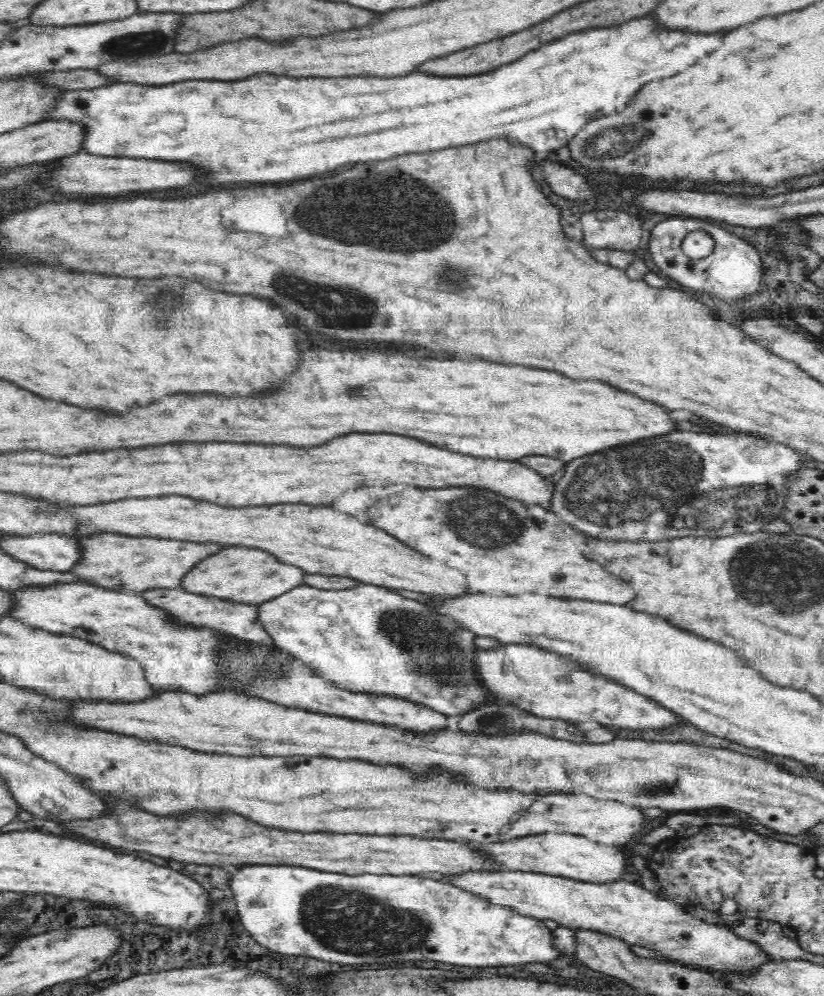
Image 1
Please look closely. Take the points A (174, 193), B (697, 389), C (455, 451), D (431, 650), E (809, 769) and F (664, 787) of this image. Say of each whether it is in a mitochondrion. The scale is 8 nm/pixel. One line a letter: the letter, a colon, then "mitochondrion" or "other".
A: other
B: other
C: other
D: mitochondrion
E: other
F: mitochondrion

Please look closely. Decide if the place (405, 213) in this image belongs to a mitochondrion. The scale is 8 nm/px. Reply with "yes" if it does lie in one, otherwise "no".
yes

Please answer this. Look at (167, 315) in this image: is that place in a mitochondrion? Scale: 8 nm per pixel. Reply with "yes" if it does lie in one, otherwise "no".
yes

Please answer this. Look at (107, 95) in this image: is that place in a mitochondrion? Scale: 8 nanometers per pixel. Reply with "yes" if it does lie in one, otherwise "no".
no

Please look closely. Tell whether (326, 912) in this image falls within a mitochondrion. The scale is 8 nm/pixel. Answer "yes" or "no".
yes

